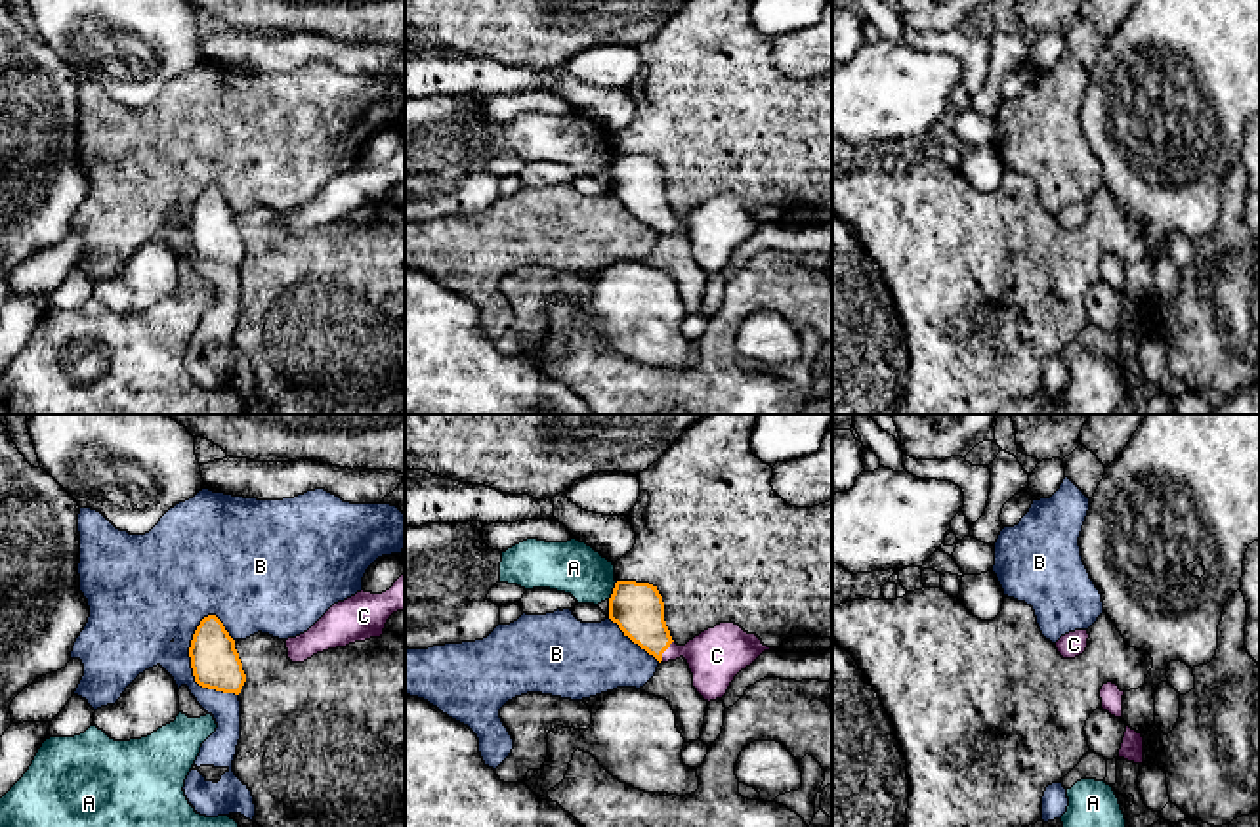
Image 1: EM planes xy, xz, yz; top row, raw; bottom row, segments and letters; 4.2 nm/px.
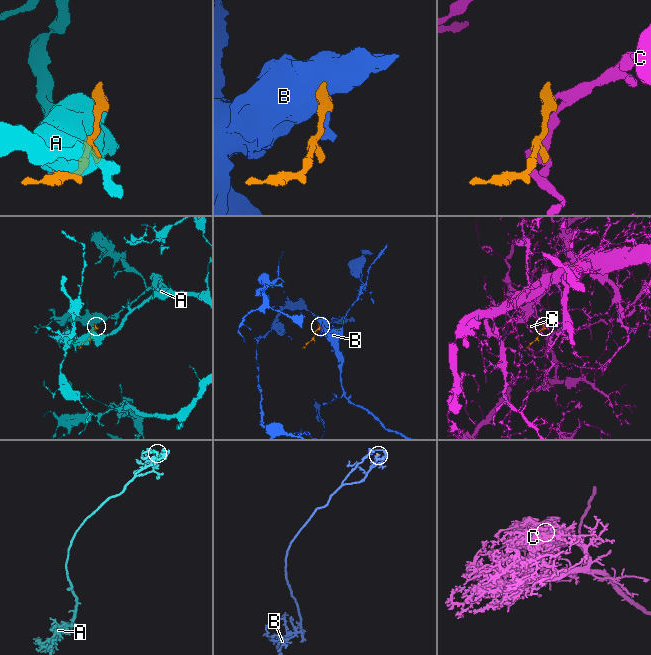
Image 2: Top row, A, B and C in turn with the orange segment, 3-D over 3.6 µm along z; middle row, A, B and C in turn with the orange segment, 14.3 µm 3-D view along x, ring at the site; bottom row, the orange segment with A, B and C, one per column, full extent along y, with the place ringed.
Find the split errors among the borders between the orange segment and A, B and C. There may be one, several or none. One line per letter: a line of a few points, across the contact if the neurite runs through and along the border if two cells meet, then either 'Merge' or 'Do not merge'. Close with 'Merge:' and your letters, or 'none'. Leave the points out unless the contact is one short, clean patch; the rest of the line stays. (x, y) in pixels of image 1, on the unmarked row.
A: Do not merge
B: Do not merge
C: Line: xz (638, 180), (644, 197), (665, 222), (716, 228). Merge
Merge: C

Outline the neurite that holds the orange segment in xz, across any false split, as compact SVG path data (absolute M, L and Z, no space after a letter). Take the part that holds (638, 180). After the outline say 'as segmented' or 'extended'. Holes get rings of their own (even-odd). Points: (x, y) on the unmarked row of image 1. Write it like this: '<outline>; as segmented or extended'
M617 153L609 170L609 191L659 235L683 229L693 260L708 275L722 271L735 248L764 223L775 222L735 195L720 195L678 218L664 193L662 168L649 155Z; extended

